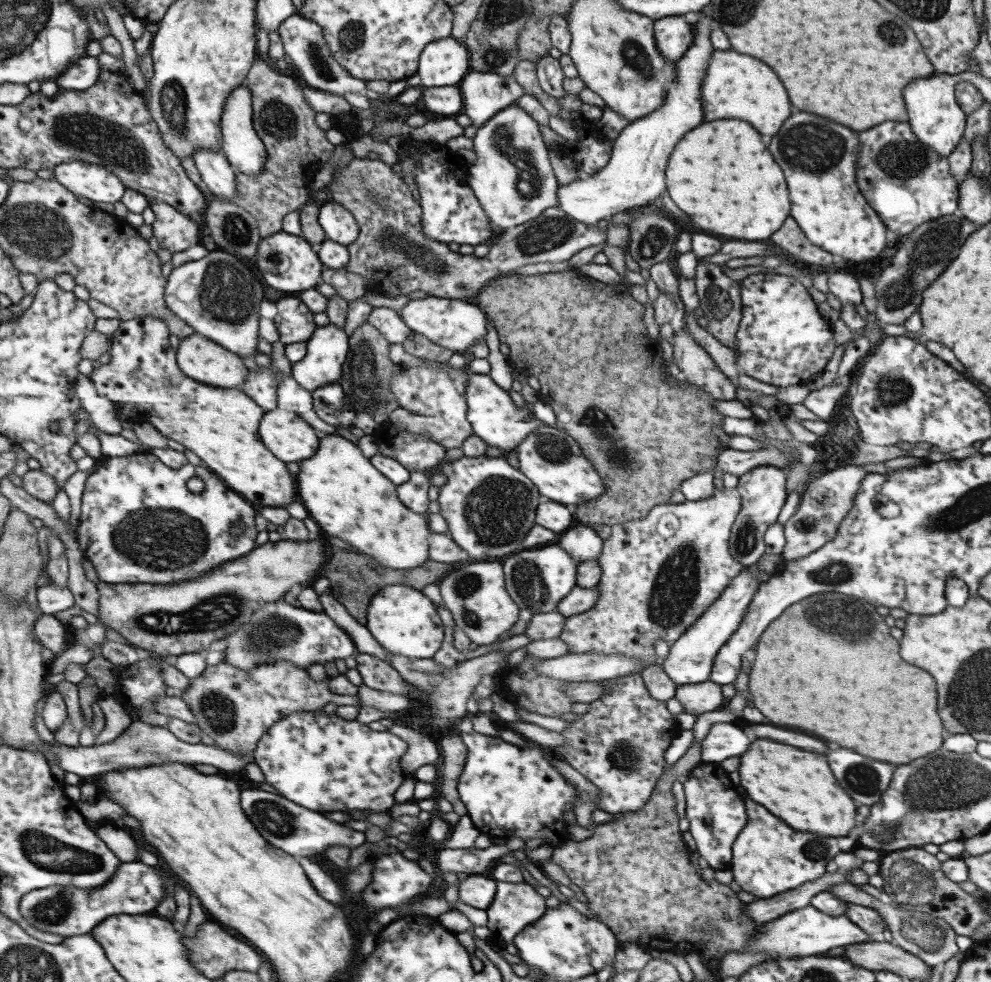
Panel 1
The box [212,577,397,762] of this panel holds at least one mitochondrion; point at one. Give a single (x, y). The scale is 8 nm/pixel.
(276, 632)

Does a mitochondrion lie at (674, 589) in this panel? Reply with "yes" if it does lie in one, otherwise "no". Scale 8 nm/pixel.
yes

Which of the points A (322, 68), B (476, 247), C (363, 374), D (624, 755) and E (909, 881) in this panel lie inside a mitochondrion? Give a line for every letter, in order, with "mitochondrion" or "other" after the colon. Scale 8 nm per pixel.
A: mitochondrion
B: other
C: mitochondrion
D: mitochondrion
E: mitochondrion

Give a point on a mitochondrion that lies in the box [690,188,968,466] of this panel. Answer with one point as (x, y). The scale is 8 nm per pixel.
(936, 244)

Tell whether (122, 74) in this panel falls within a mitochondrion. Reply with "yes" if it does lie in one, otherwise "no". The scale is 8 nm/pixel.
no

